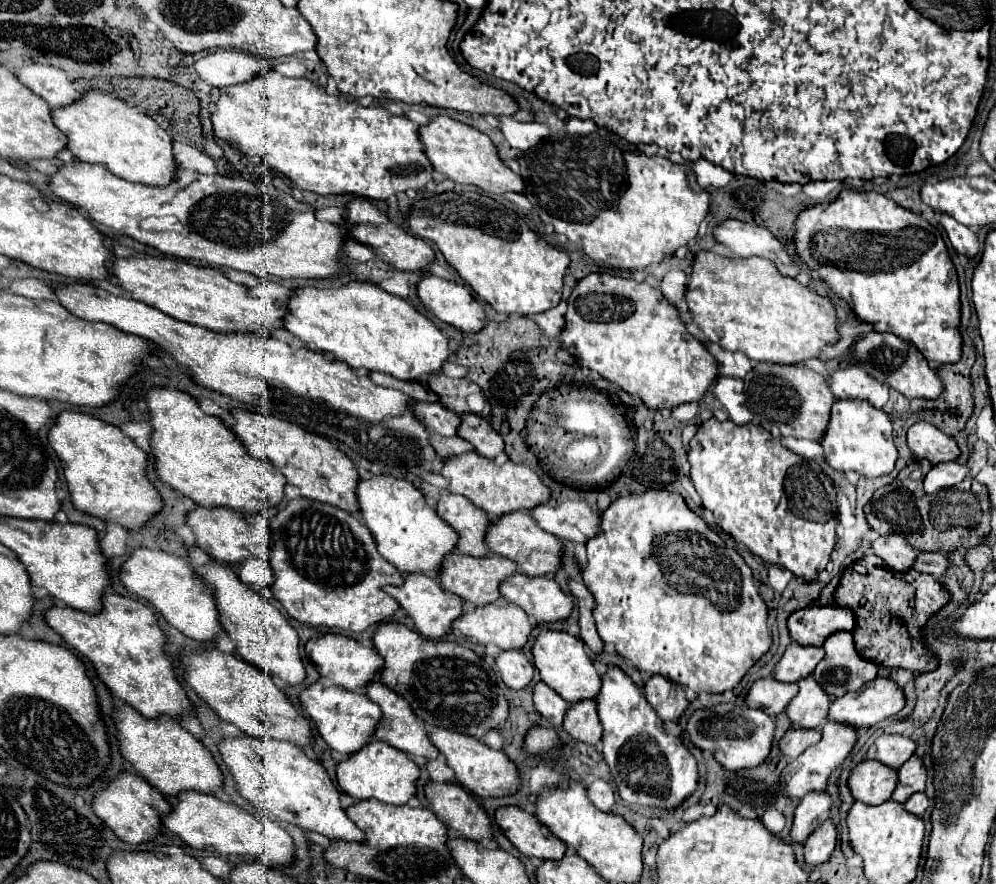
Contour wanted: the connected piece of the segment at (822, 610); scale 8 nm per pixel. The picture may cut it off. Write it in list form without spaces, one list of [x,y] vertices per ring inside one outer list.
[[[806,607],[790,615],[788,631],[800,645],[822,647],[824,641],[836,631],[852,631],[856,617],[844,607]]]

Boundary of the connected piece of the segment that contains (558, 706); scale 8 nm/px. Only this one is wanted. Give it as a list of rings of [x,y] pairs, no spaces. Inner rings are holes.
[[[540,681],[536,687],[534,687],[534,705],[536,705],[536,711],[548,719],[552,725],[562,725],[564,721],[564,715],[570,707],[568,701],[564,701],[562,697],[558,697],[554,693],[554,689],[550,689],[544,681]]]

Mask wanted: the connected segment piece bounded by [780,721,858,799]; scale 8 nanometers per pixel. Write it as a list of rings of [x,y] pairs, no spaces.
[[[826,721],[824,727],[822,727],[822,739],[808,747],[798,759],[794,759],[792,763],[786,765],[786,769],[782,771],[782,777],[780,777],[780,785],[782,789],[792,797],[792,799],[802,799],[806,793],[810,791],[824,791],[826,789],[826,783],[828,783],[828,777],[832,775],[834,769],[838,769],[844,759],[852,753],[854,745],[858,741],[858,731],[856,727],[852,725],[846,725],[846,723],[836,723],[836,721]]]

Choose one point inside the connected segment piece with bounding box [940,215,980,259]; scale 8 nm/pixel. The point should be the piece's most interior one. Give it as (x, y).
(964, 240)

